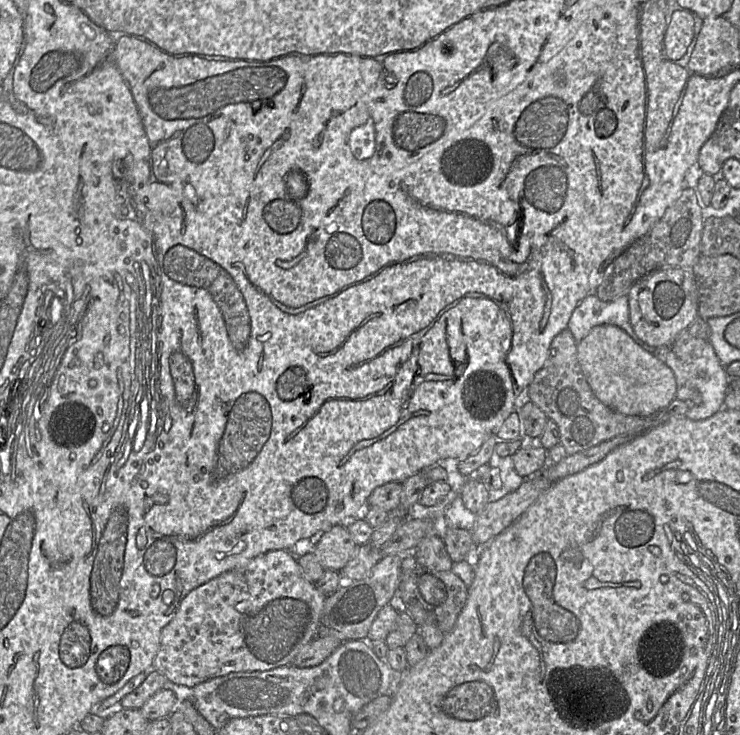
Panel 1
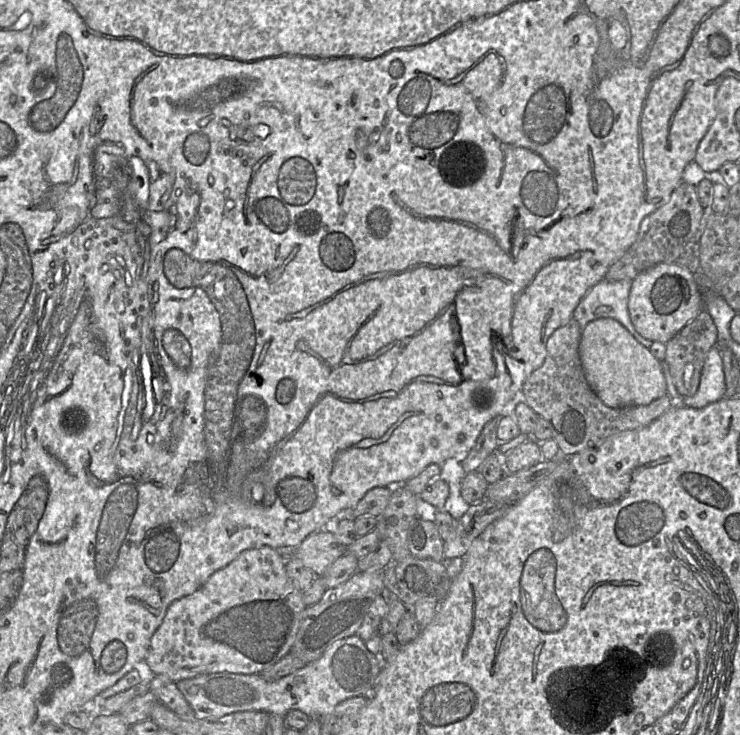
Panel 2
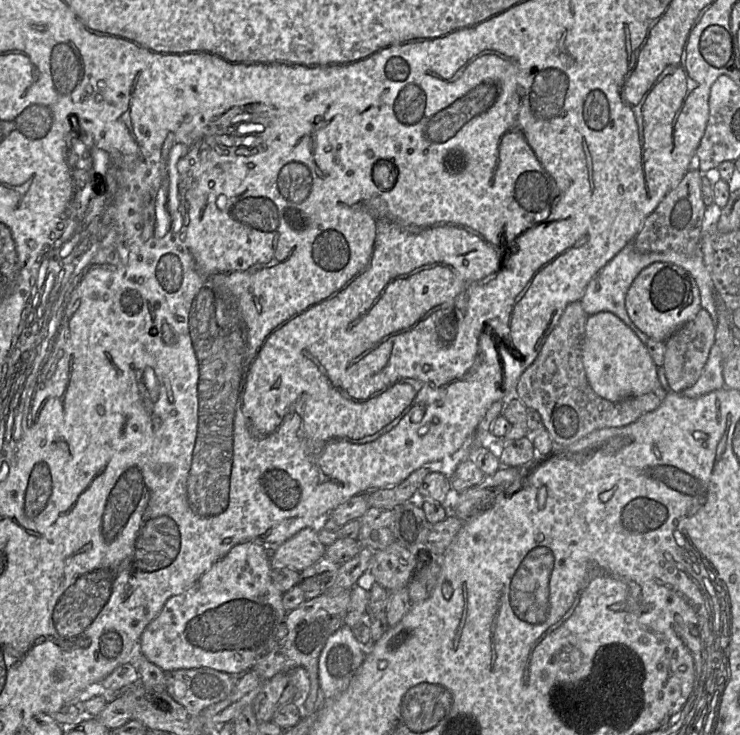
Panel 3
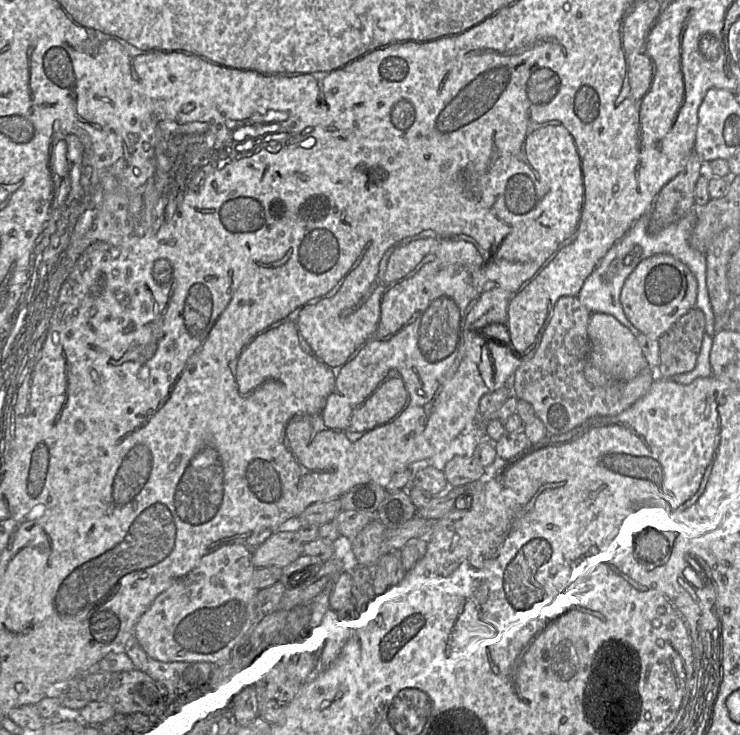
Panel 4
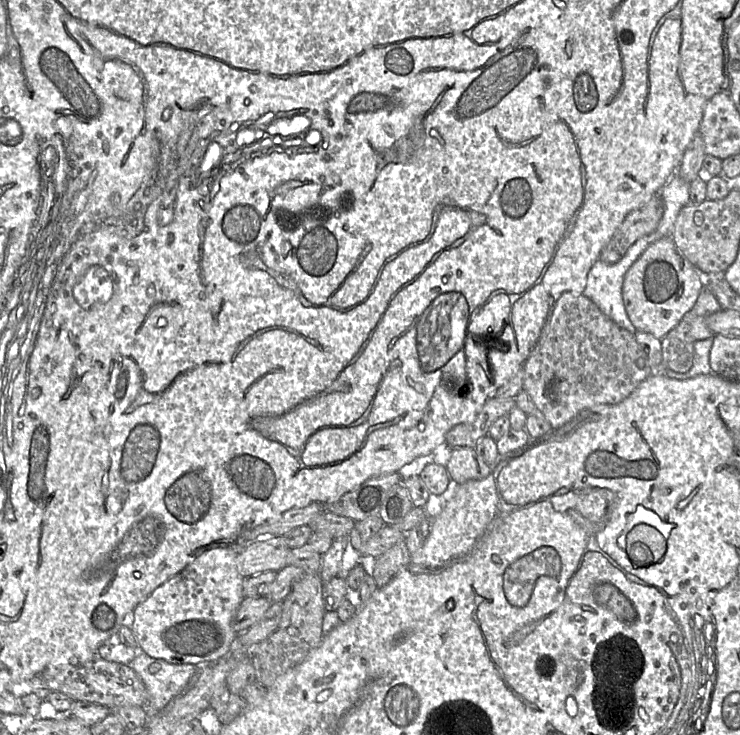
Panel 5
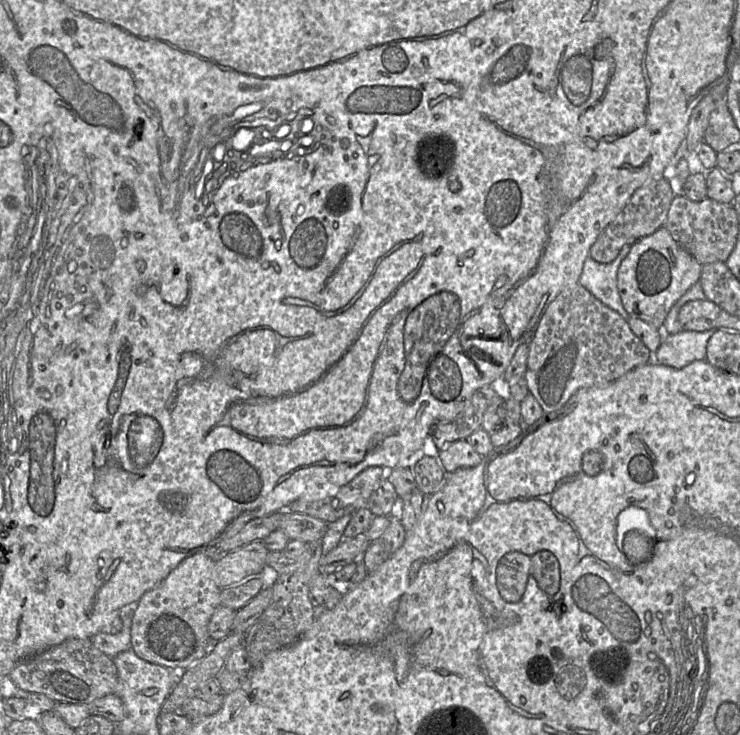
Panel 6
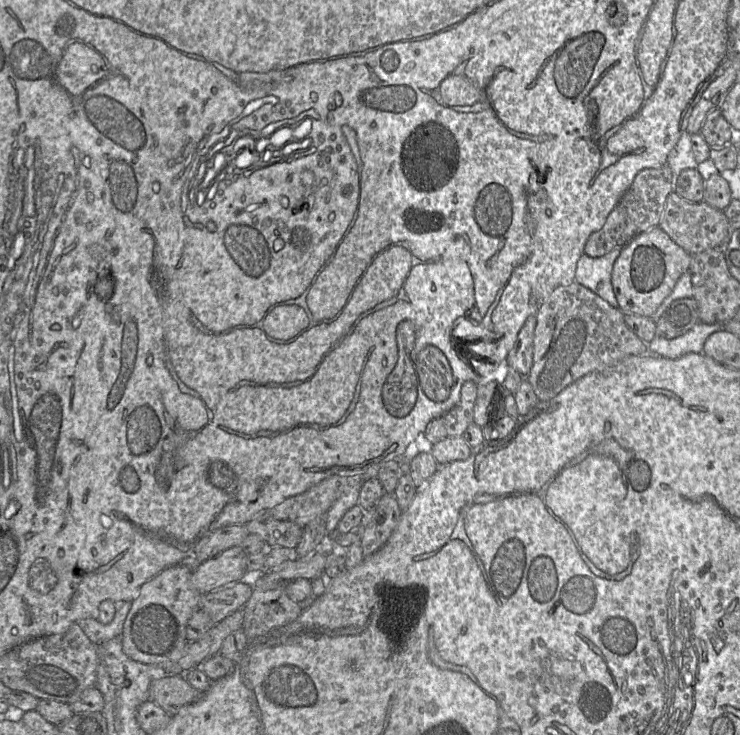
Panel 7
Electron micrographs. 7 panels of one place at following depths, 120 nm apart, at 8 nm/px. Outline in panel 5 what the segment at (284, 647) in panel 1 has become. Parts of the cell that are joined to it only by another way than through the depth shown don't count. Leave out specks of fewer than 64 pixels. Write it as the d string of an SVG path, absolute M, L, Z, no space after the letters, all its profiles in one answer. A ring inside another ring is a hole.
M217 547L203 552L134 609L130 629L137 644L135 649L154 659L174 665L195 665L198 669L230 653L238 635L233 629L233 620L244 599L244 578L236 565L238 549L232 547Z

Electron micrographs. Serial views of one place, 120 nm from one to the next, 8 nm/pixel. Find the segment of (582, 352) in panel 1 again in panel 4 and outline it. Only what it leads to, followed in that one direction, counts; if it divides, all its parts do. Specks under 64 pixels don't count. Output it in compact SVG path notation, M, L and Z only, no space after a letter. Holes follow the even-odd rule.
M591 313L588 323L590 352L584 368L586 380L594 386L604 386L612 380L628 381L641 370L649 367L637 337L614 316L606 313Z

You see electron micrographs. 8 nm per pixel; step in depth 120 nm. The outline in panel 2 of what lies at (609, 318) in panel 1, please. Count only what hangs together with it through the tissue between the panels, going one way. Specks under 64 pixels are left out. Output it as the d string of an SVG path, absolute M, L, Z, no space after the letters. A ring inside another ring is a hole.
M602 279L581 299L574 310L573 318L582 329L593 320L613 318L619 321L640 344L649 349L653 341L642 337L630 319L628 299L632 281L610 282Z

